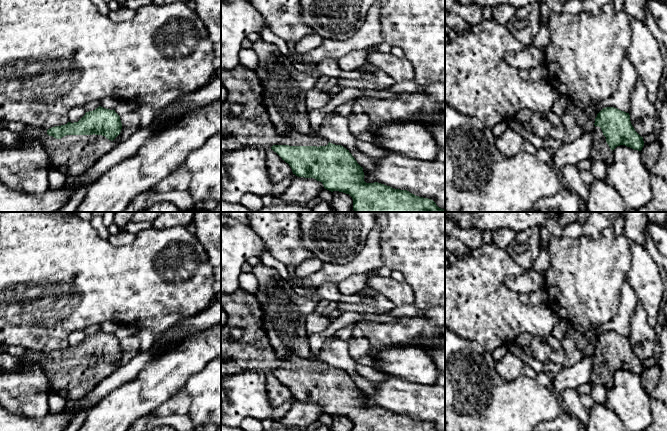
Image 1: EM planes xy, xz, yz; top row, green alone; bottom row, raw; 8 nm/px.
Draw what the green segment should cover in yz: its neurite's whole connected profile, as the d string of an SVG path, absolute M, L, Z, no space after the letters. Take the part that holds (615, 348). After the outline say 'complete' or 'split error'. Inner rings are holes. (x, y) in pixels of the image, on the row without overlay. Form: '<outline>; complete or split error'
M614 331L603 332L597 338L594 349L591 385L603 385L610 390L617 370L625 369L638 375L644 370L643 361L632 350L629 337Z; split error

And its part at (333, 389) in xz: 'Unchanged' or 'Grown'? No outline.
Grown

